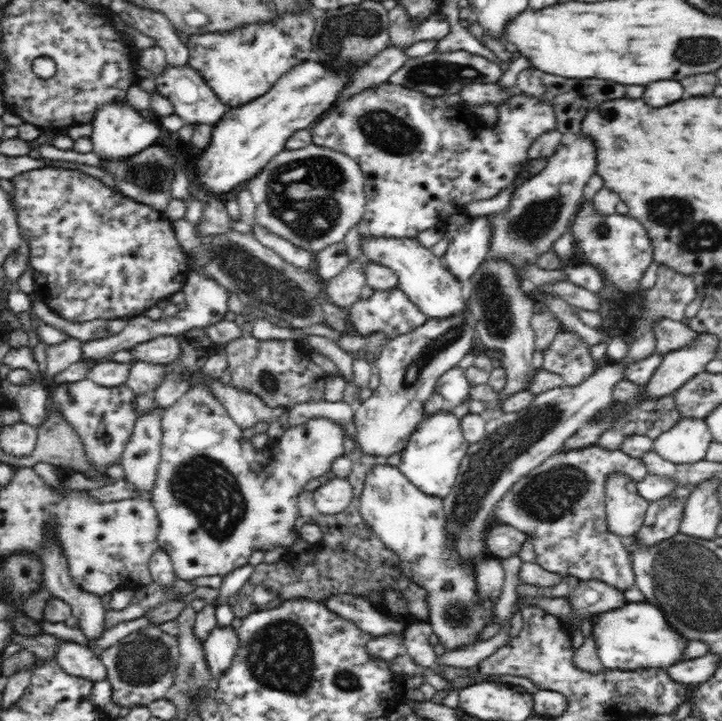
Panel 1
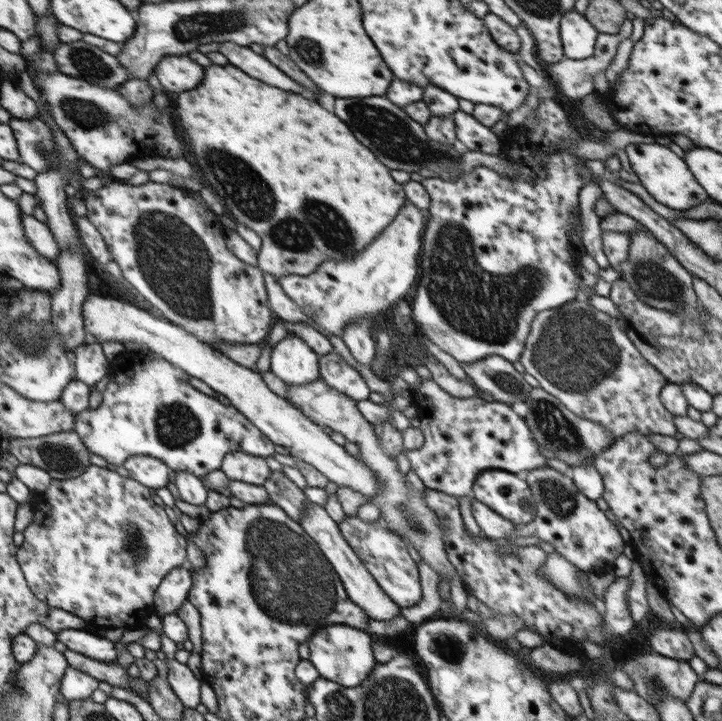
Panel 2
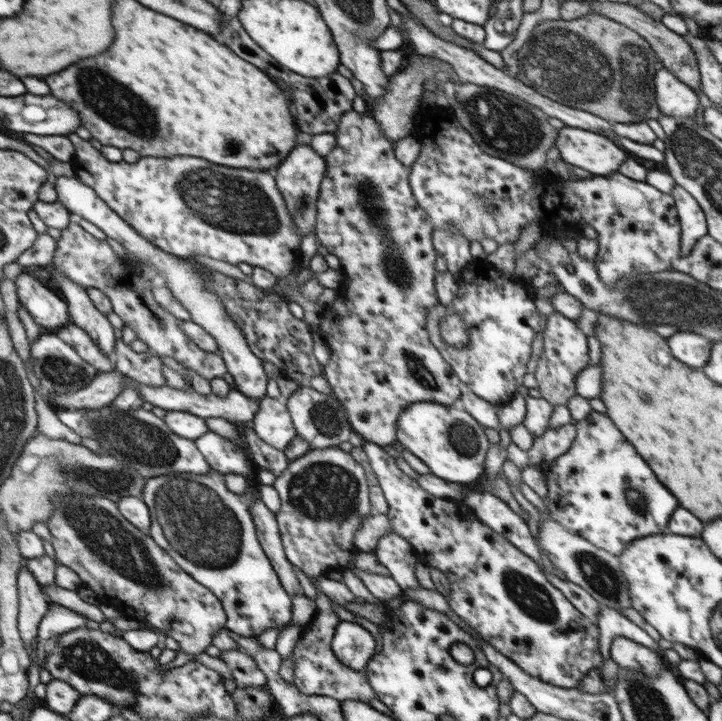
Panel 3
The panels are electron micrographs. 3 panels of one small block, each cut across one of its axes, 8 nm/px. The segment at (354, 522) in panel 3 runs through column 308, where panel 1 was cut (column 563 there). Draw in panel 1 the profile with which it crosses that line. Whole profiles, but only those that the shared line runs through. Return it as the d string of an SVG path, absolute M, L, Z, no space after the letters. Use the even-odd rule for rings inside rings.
M596 445L570 452L559 451L546 458L541 467L533 468L519 478L518 482L502 496L502 500L494 506L492 524L509 524L529 536L536 554L534 561L548 572L558 573L563 577L576 576L579 580L595 578L618 590L628 590L635 586L632 557L624 549L620 536L608 530L606 520L604 484L608 480L608 474L612 472L625 474L637 483L644 480L647 468L645 462L639 458L632 458L624 452L607 450Z

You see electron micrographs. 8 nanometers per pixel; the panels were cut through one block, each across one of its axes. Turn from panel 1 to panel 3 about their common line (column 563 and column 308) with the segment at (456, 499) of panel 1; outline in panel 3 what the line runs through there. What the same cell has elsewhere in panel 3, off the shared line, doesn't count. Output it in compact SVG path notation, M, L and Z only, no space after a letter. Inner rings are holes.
M300 386L286 400L288 413L297 437L307 443L309 450L323 450L338 447L350 439L354 432L347 420L345 409L332 395L322 394L306 386Z

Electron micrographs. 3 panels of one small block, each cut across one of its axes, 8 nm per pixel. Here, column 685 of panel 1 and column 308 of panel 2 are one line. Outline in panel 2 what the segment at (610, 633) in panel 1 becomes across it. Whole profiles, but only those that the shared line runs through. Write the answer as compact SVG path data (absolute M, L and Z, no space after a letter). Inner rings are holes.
M339 624L324 625L307 640L310 662L318 670L320 677L338 683L346 688L354 688L371 674L377 660L373 656L372 636L356 627Z

